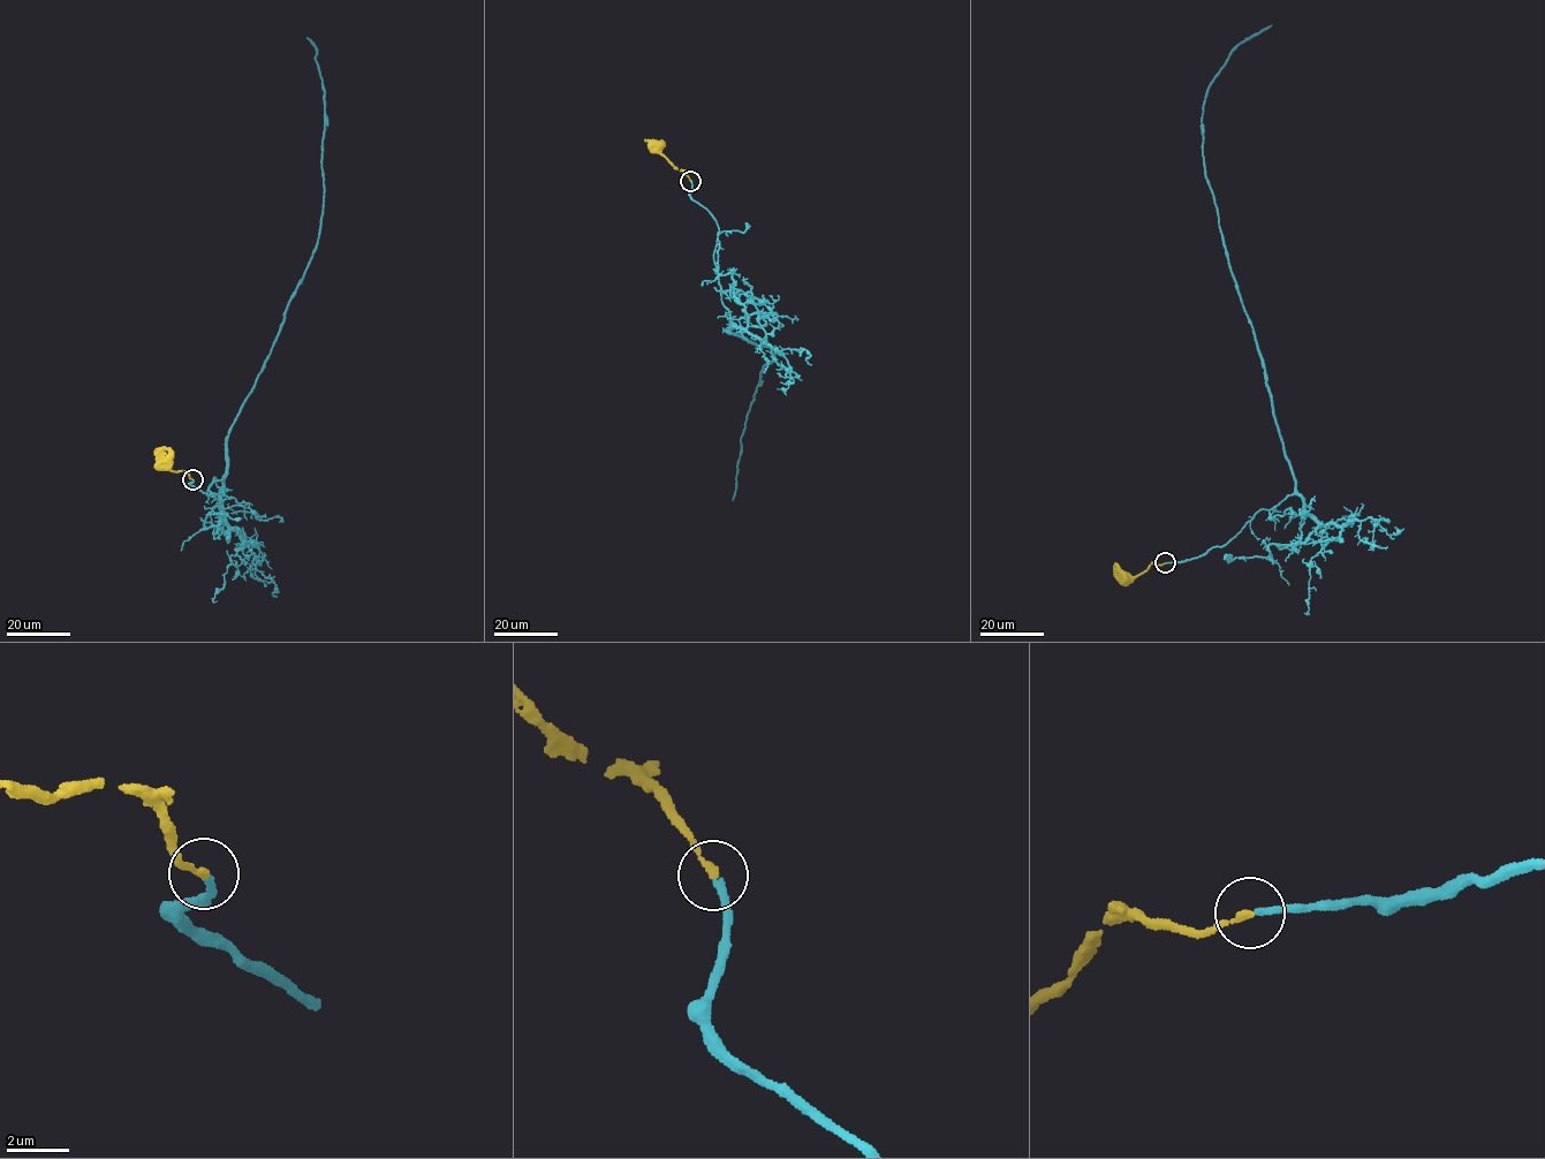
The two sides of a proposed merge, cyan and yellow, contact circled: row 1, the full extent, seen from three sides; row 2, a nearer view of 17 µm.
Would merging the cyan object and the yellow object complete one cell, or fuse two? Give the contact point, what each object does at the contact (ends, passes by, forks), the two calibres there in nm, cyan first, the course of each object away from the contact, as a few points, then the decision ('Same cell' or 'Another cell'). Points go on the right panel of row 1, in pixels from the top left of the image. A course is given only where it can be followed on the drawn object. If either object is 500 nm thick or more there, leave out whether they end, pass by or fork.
Place: (1165, 562). At the ring cyan ends. At the ring yellow ends. Thickness 220 nm (cyan) against 240 nm. Course of cyan: (1165, 563), (1221, 546), (1257, 513), (1295, 492), (1203, 150), (1208, 88), (1233, 51), (1271, 24). Course of yellow: (1165, 563), (1152, 563), (1135, 577), (1126, 576). Same cell

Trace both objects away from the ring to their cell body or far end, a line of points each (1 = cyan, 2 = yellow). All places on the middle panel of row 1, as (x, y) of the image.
1: (690, 181), (690, 196), (719, 233), (713, 259), (732, 323), (727, 333), (774, 349), (748, 410), (732, 500)
2: (690, 181), (654, 150), (656, 146)

